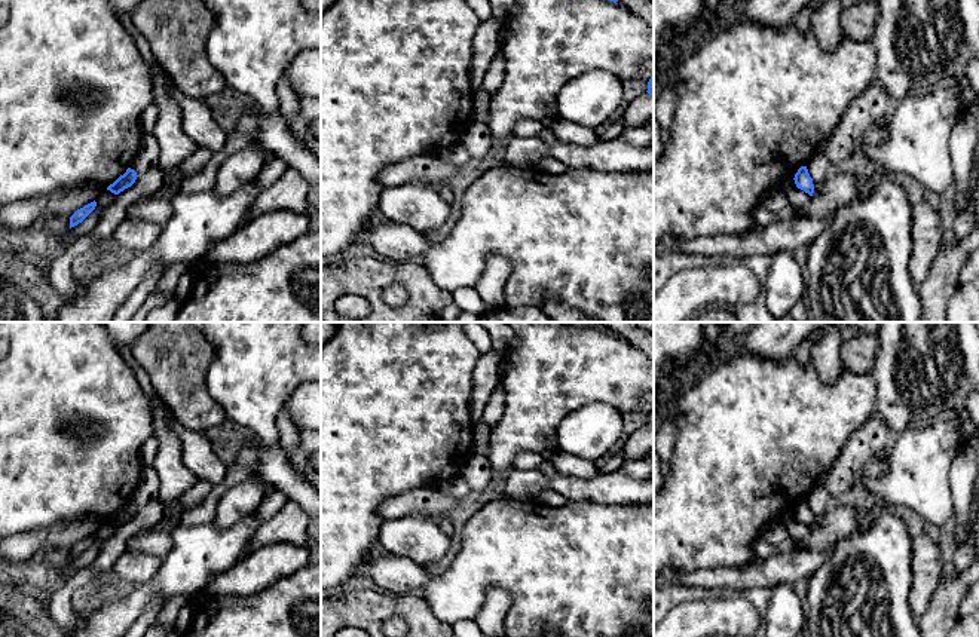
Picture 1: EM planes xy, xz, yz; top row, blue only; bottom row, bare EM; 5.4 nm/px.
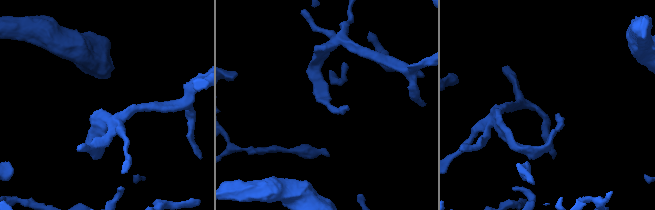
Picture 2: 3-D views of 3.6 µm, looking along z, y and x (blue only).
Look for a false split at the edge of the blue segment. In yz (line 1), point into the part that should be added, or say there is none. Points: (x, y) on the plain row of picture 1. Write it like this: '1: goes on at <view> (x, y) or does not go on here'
1: does not go on here

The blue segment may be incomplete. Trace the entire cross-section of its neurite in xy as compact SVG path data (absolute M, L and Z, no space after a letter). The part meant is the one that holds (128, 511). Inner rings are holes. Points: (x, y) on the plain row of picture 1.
M128 500L123 508L120 508L113 517L107 520L107 523L110 523L114 527L119 527L125 521L131 520L135 515L137 509L137 505Z

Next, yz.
M801 499L798 502L798 505L795 506L795 517L798 521L804 523L805 526L808 526L810 529L813 529L814 526L814 517L813 517L813 511L808 506L807 499Z

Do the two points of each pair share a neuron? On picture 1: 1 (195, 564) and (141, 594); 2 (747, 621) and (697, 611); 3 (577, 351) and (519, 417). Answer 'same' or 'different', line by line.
1: same
2: same
3: same

